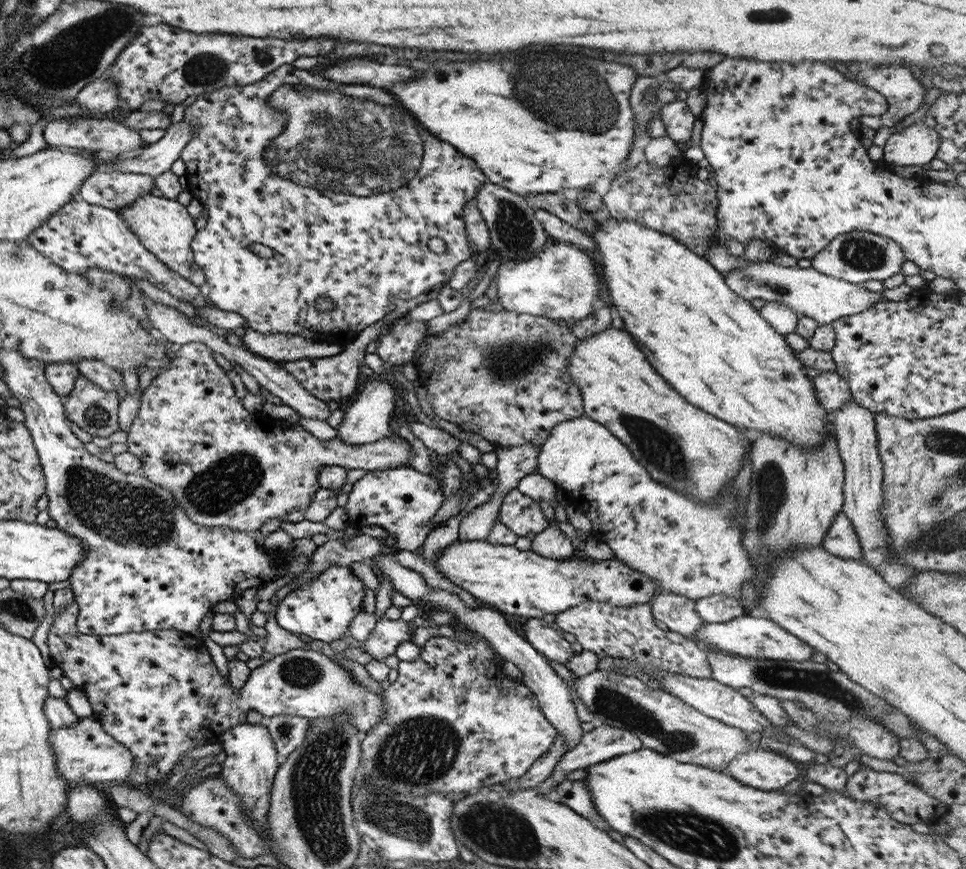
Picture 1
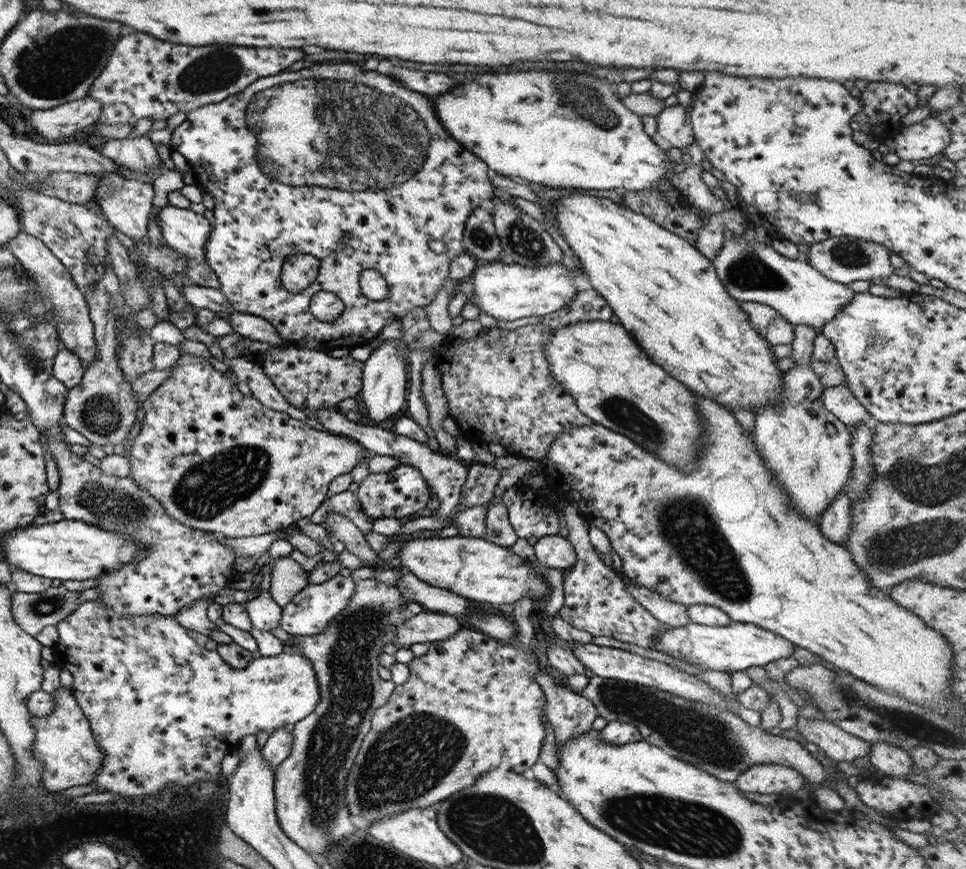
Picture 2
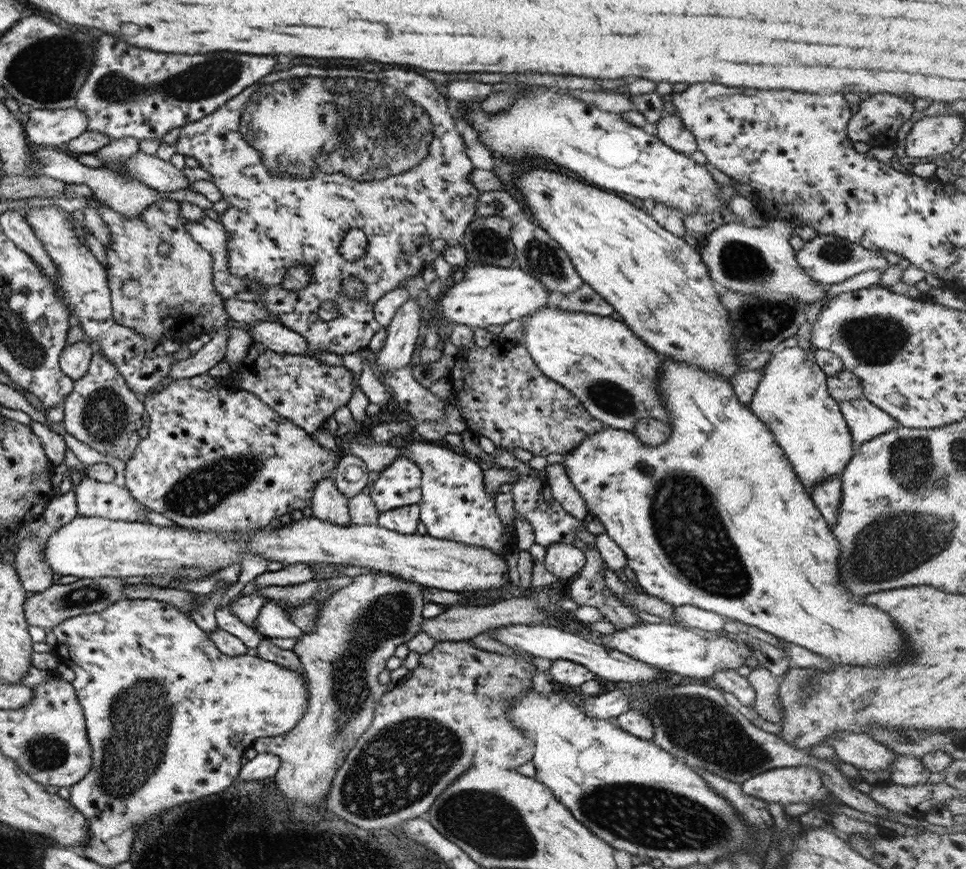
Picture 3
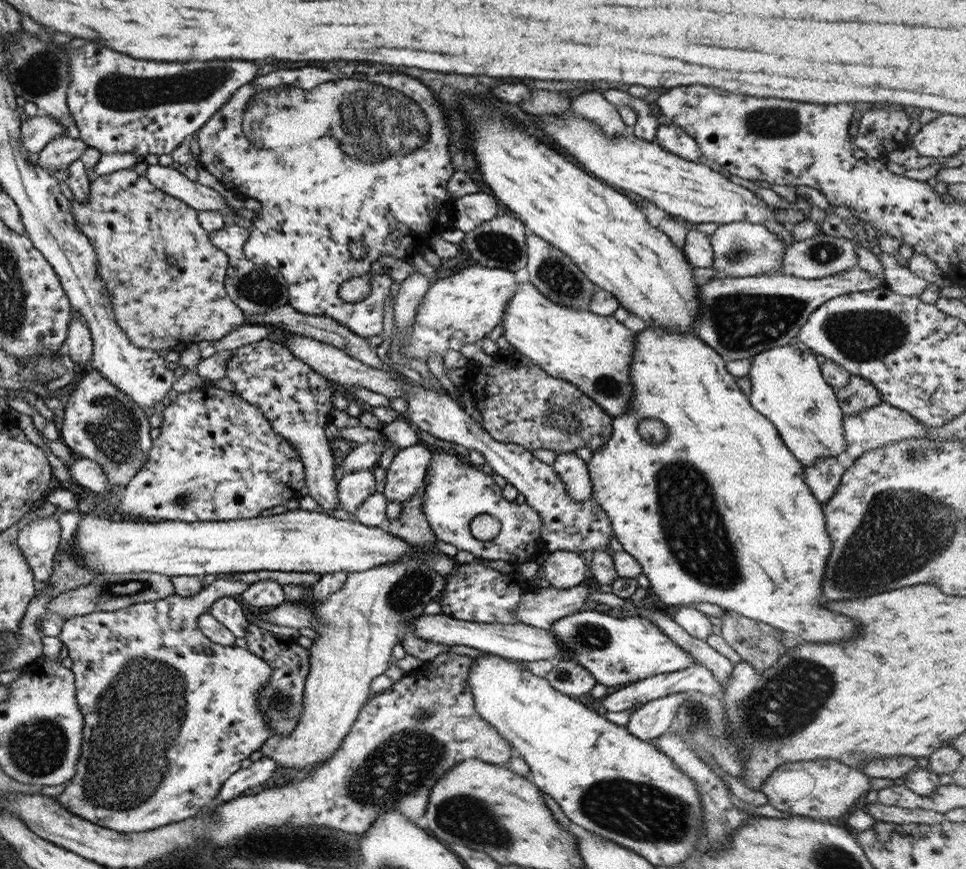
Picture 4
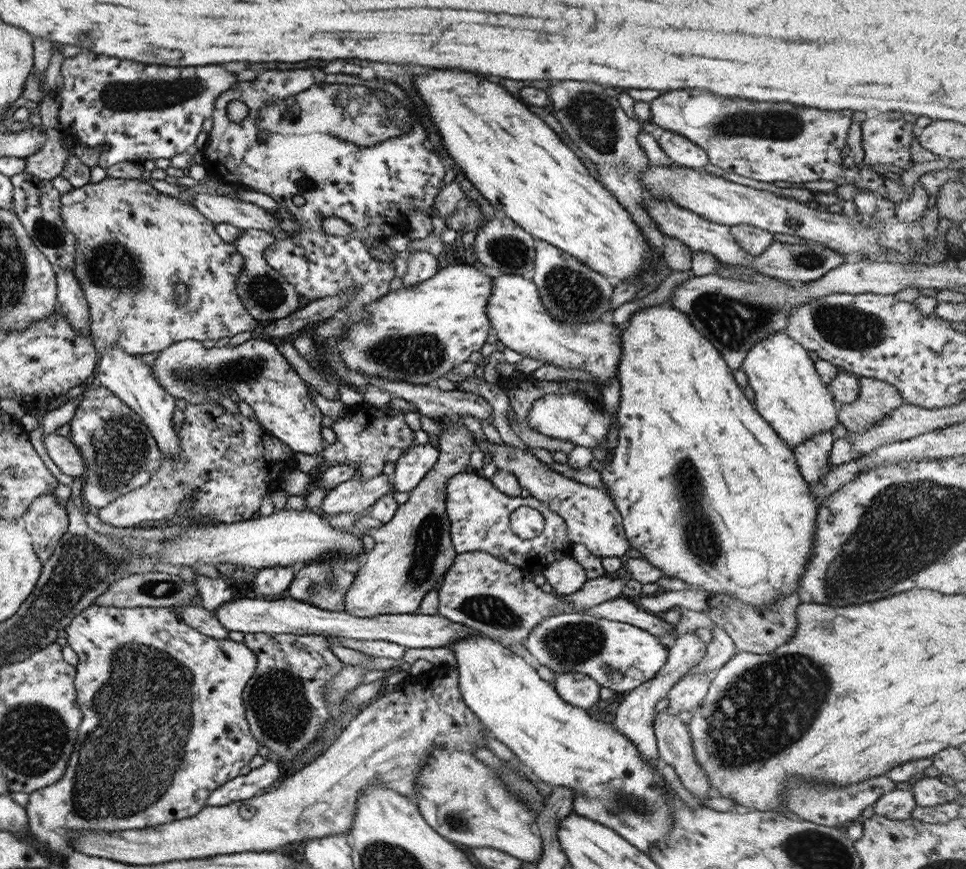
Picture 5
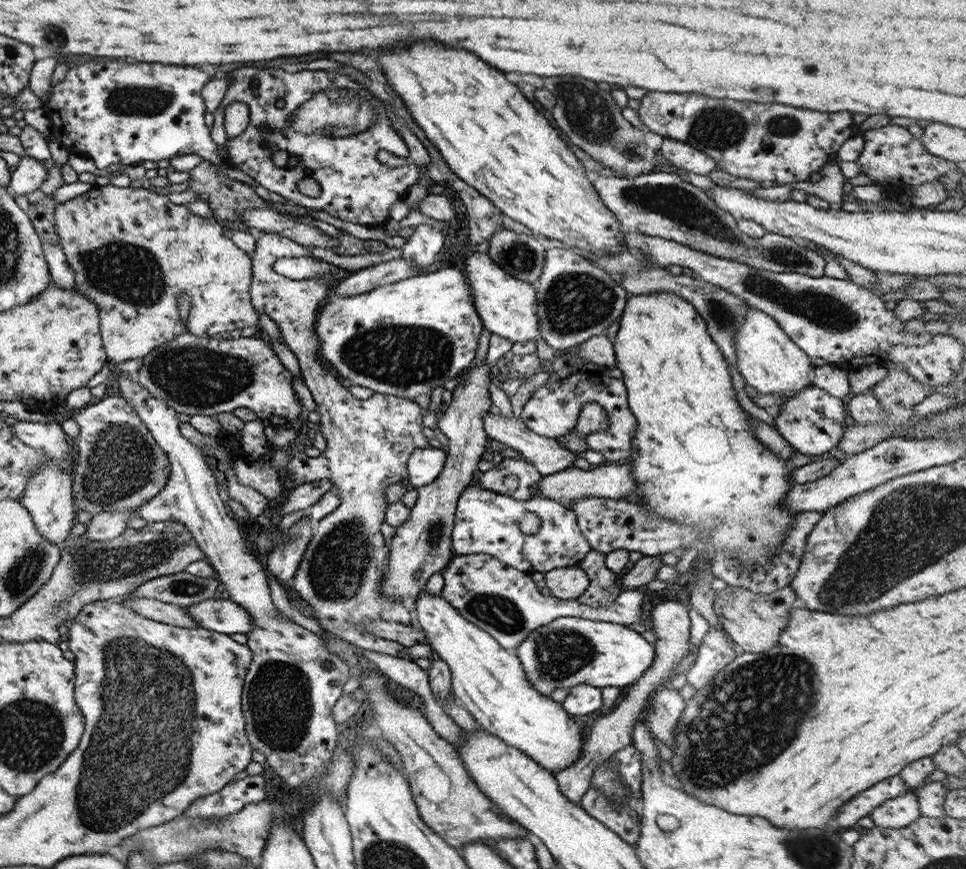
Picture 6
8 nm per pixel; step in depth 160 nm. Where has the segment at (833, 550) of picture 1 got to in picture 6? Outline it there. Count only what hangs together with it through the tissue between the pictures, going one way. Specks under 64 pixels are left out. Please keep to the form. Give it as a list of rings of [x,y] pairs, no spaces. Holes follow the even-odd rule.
[[[813,384],[796,392],[796,395],[787,399],[773,414],[776,431],[793,450],[805,456],[833,451],[844,431],[841,423],[848,421],[844,399],[833,397]]]

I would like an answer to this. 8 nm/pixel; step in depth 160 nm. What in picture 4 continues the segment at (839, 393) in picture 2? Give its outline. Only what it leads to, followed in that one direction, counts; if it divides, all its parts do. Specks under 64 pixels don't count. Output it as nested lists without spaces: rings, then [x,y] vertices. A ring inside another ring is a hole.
[[[879,403],[871,408],[866,408],[857,414],[842,416],[843,438],[845,441],[845,450],[843,454],[851,460],[855,460],[861,453],[872,448],[879,448],[904,438],[913,438],[922,434],[923,426],[913,420],[906,412],[895,408],[887,403]]]

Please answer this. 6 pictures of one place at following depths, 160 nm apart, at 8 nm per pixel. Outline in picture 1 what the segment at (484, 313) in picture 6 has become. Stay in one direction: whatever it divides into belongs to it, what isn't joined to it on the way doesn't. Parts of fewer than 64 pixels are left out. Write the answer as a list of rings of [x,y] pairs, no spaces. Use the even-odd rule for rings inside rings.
[[[607,328],[588,337],[578,339],[566,371],[569,378],[580,390],[584,416],[601,424],[615,438],[618,438],[645,468],[647,474],[658,483],[694,498],[704,505],[713,504],[727,481],[733,480],[742,465],[742,456],[749,452],[750,446],[757,438],[755,432],[739,432],[708,412],[687,404],[670,384],[643,358],[641,350],[635,346],[629,334],[617,328]]]

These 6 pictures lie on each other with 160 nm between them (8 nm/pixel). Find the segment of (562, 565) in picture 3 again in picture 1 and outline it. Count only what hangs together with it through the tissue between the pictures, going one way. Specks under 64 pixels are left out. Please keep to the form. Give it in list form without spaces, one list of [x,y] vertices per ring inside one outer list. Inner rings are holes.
[[[552,525],[543,528],[534,536],[530,541],[530,550],[538,556],[555,561],[563,561],[573,556],[573,546],[569,538]]]

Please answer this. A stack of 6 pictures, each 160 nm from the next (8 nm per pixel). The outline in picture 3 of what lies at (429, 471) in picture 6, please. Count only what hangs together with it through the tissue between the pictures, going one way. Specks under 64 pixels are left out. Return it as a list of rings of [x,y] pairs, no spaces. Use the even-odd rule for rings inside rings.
[[[400,455],[380,471],[368,495],[379,513],[418,504],[420,476],[419,467],[409,457]]]

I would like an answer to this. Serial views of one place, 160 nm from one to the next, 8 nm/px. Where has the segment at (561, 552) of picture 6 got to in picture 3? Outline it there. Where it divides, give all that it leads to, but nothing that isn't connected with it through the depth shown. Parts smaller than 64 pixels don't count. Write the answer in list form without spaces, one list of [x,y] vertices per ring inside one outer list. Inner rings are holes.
[[[417,438],[404,441],[401,455],[409,457],[421,471],[418,520],[427,535],[441,540],[488,548],[503,554],[515,545],[506,537],[504,524],[494,509],[494,496],[483,486],[482,469],[460,450],[440,447]]]

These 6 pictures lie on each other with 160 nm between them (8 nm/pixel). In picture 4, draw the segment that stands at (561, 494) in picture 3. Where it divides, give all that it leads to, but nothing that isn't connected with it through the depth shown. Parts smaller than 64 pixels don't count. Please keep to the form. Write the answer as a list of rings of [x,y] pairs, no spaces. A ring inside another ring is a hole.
[[[574,451],[556,455],[552,471],[561,479],[572,501],[581,503],[592,496],[586,463]]]

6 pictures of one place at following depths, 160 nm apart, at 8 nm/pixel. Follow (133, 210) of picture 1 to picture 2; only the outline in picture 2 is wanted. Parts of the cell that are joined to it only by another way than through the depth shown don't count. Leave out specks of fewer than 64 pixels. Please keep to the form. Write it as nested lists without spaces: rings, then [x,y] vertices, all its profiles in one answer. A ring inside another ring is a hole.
[[[165,205],[159,211],[157,220],[159,220],[164,243],[186,260],[186,281],[197,286],[219,289],[217,277],[204,257],[204,246],[211,229],[207,219],[203,215],[191,211],[191,209]]]

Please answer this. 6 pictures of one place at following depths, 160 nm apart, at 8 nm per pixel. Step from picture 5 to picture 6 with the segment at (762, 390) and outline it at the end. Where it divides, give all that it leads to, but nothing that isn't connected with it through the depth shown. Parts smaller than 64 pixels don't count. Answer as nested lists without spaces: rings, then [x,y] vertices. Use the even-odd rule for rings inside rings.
[[[754,307],[749,308],[743,324],[734,332],[733,342],[735,355],[737,355],[736,367],[744,383],[763,394],[780,392],[785,398],[779,406],[796,395],[796,392],[811,385],[807,379],[807,372],[810,369],[809,357],[765,312],[760,312]]]

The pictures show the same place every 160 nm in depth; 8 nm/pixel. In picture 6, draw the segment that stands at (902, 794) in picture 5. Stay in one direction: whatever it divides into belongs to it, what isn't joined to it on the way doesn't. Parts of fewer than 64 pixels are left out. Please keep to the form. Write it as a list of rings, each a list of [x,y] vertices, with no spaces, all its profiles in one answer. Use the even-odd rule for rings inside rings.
[[[907,791],[899,797],[885,800],[875,807],[869,814],[873,825],[885,829],[904,828],[920,815],[916,794]]]

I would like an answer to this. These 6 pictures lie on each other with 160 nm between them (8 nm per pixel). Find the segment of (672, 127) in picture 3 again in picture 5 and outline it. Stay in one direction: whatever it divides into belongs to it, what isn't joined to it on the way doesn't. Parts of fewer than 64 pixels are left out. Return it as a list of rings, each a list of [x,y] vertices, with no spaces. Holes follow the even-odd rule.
[[[663,131],[658,139],[659,148],[674,162],[693,170],[702,170],[708,162],[705,151],[690,140],[671,131]]]

